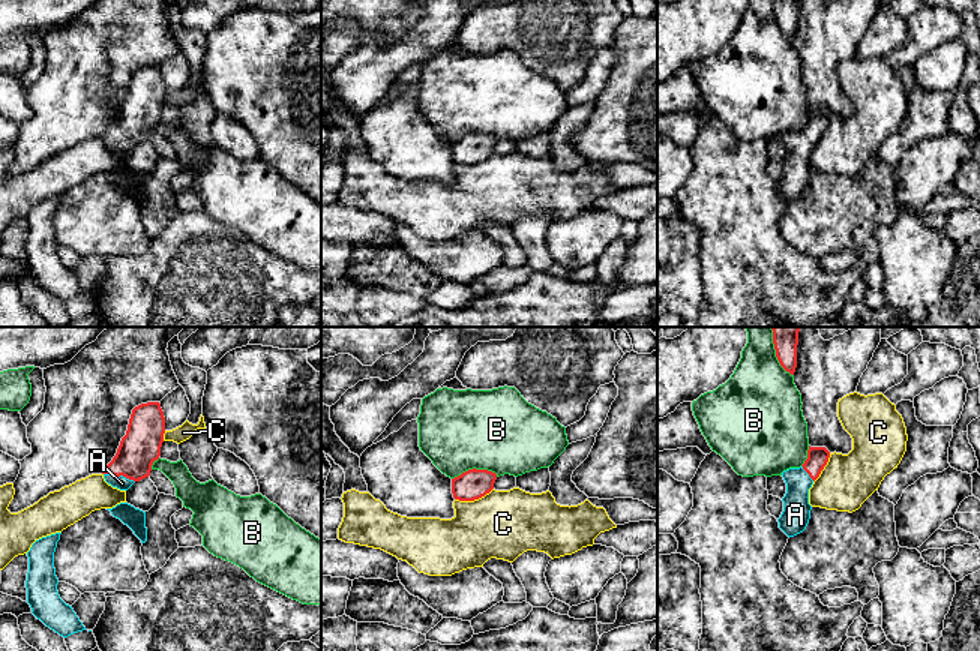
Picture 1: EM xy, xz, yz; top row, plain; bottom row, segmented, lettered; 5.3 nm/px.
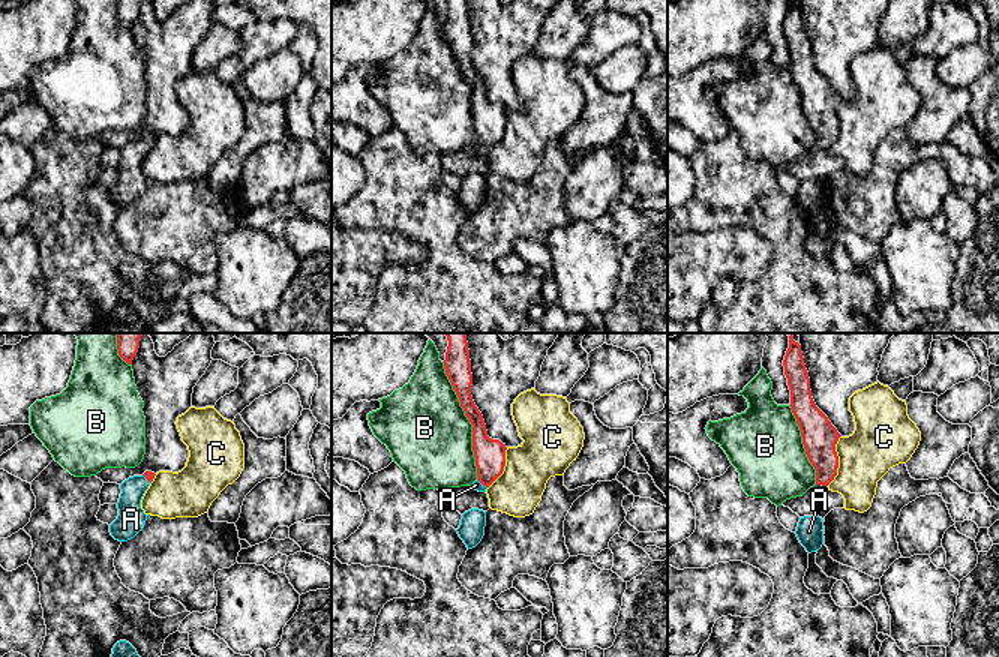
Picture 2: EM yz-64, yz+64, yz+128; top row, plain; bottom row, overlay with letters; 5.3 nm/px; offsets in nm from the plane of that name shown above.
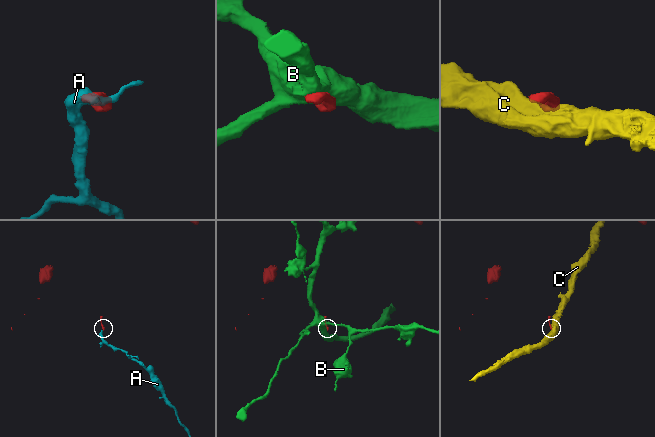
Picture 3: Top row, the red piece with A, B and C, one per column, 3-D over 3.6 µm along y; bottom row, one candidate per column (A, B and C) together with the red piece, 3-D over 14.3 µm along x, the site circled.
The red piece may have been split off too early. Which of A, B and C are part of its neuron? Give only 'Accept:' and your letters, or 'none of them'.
Accept: A

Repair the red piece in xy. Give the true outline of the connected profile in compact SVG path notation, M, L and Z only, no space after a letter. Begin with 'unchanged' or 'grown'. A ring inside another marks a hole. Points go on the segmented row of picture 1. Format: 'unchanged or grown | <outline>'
grown | M159 402L135 406L116 456L102 472L105 482L128 490L135 482L149 477L153 462L161 456L164 434L165 417Z

